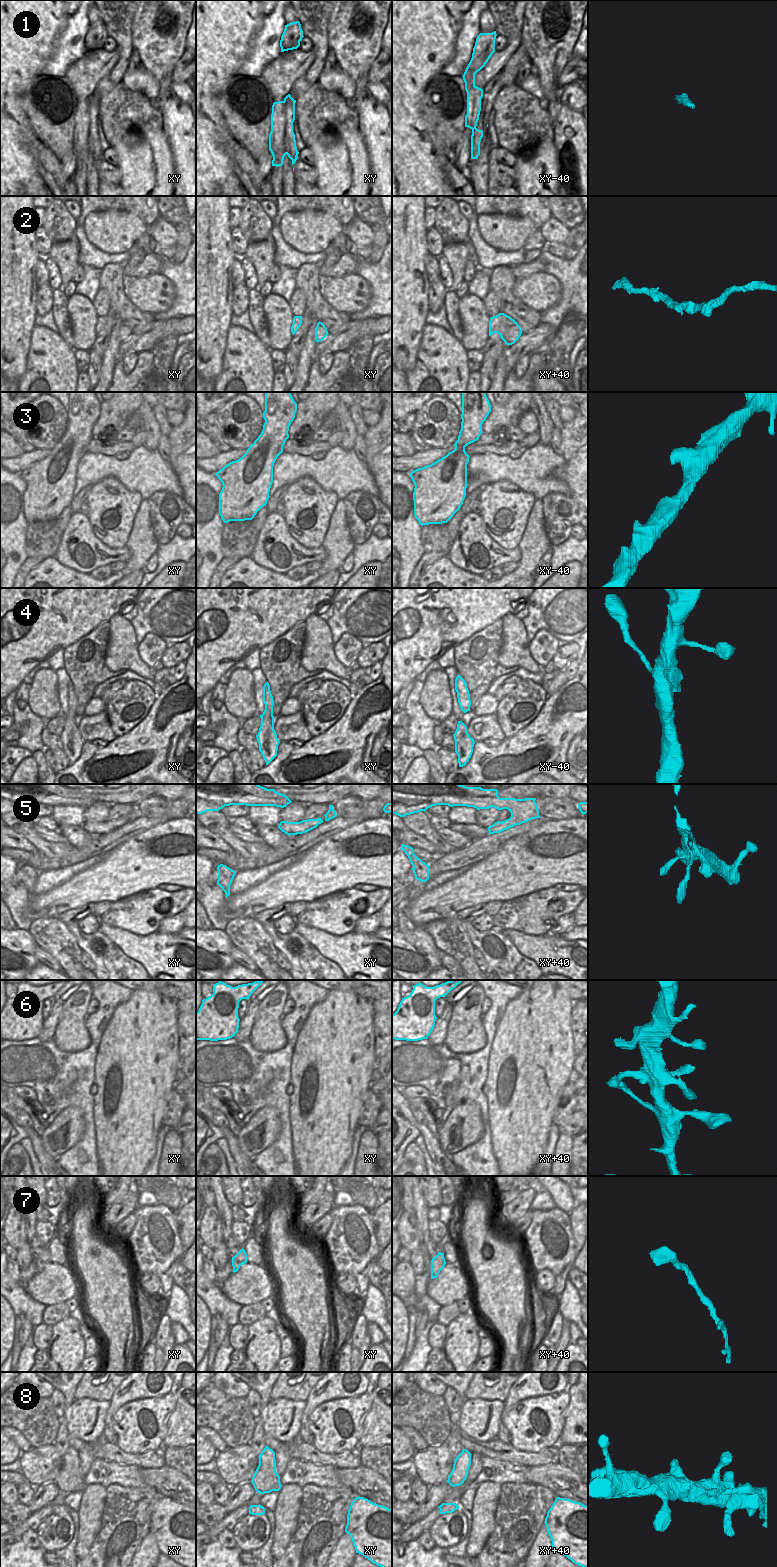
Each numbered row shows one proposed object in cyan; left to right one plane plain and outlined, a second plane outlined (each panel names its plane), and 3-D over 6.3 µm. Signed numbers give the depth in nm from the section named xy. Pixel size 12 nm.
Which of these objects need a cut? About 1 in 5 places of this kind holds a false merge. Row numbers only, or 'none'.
1

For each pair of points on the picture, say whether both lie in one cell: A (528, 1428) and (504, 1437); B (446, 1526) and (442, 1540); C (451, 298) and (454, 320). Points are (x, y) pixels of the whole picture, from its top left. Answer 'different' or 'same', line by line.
A: different
B: same
C: same

